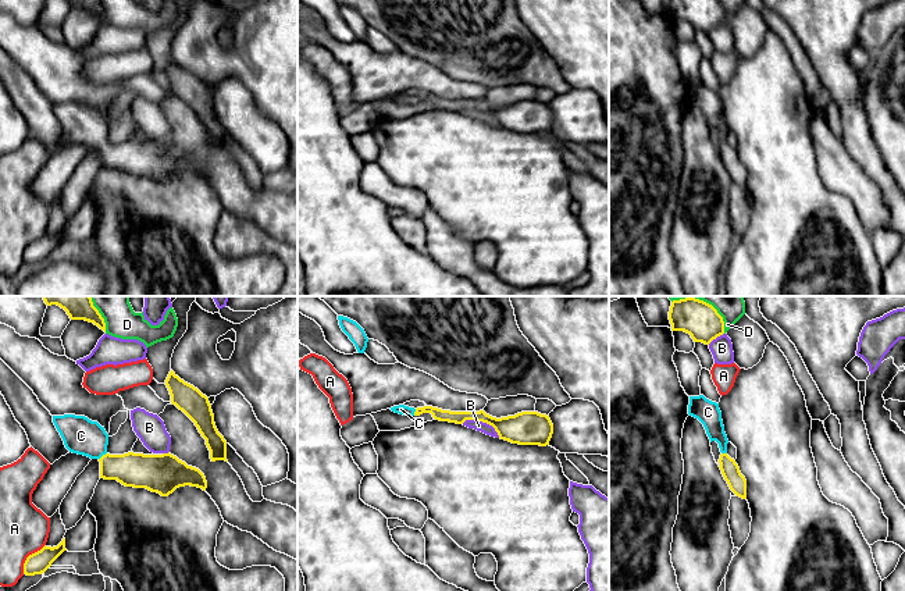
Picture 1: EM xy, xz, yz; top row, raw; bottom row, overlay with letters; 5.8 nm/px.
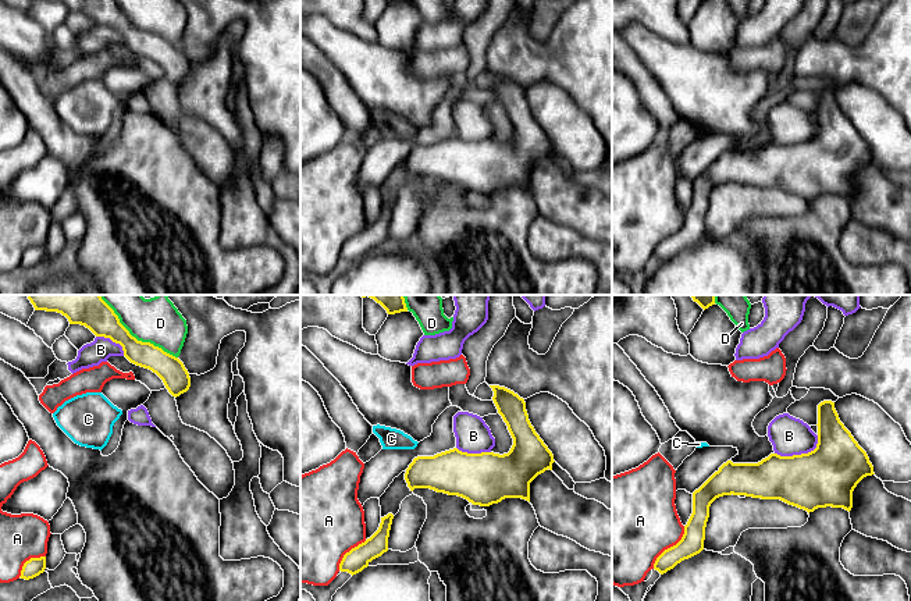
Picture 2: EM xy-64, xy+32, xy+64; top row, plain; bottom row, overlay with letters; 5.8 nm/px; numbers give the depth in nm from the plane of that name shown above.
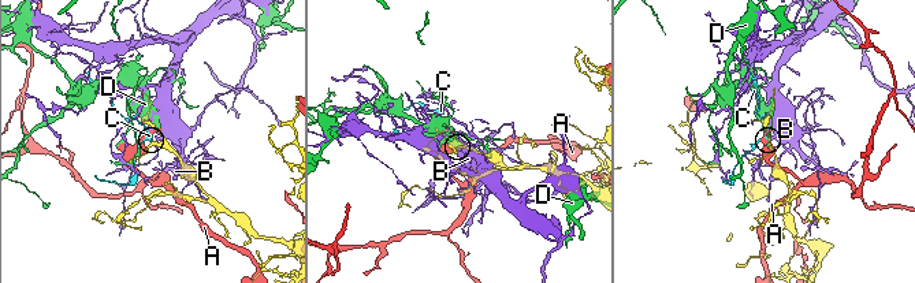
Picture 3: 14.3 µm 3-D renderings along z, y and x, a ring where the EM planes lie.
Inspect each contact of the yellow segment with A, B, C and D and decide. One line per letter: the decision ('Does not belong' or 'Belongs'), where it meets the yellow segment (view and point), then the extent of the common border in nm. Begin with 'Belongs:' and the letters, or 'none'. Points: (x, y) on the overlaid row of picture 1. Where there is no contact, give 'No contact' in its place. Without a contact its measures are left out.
Belongs: C
A: Does not belong. Touches yellow at xy (28, 556). Shared border 220 nm
B: Does not belong. Touches yellow at xz (483, 422). Shared border 240 nm
C: Belongs. Touches yellow at xy (102, 456). Shared border 60 nm
D: Does not belong. Touches yellow at yz (705, 302). Shared border 360 nm

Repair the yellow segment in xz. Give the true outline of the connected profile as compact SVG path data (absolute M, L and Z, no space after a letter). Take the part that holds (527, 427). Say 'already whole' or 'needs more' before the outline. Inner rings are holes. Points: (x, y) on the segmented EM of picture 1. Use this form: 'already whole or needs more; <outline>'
needs more; M405 405L391 407L392 412L403 416L420 416L431 413L435 420L463 424L466 420L487 423L495 428L500 439L519 445L546 446L553 434L553 424L546 414L538 412L521 412L507 417L492 417L484 410L480 412L450 412L432 406L409 407Z

